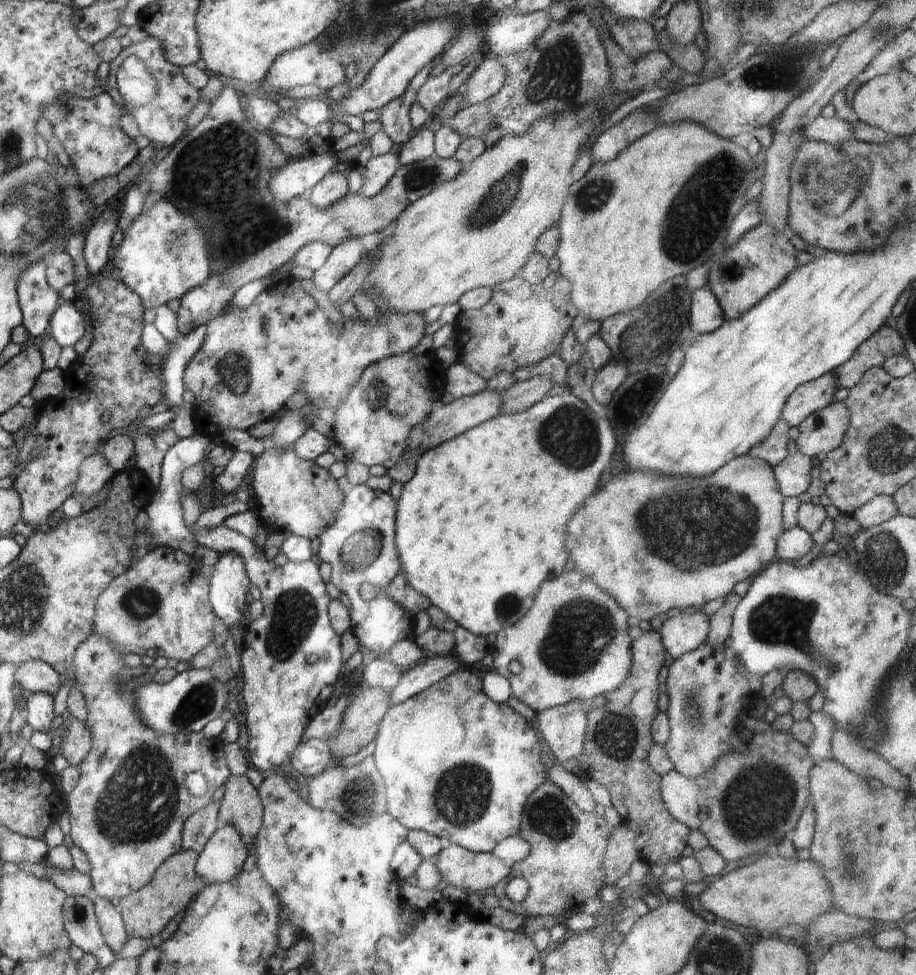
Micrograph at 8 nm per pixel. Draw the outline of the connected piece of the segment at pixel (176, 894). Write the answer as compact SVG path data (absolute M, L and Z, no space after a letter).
M182 850L170 856L154 872L153 880L150 880L146 887L121 900L118 909L130 937L149 940L155 934L161 933L165 925L173 920L180 910L188 908L189 902L205 888L202 878L194 872L196 860L197 855L192 850Z

